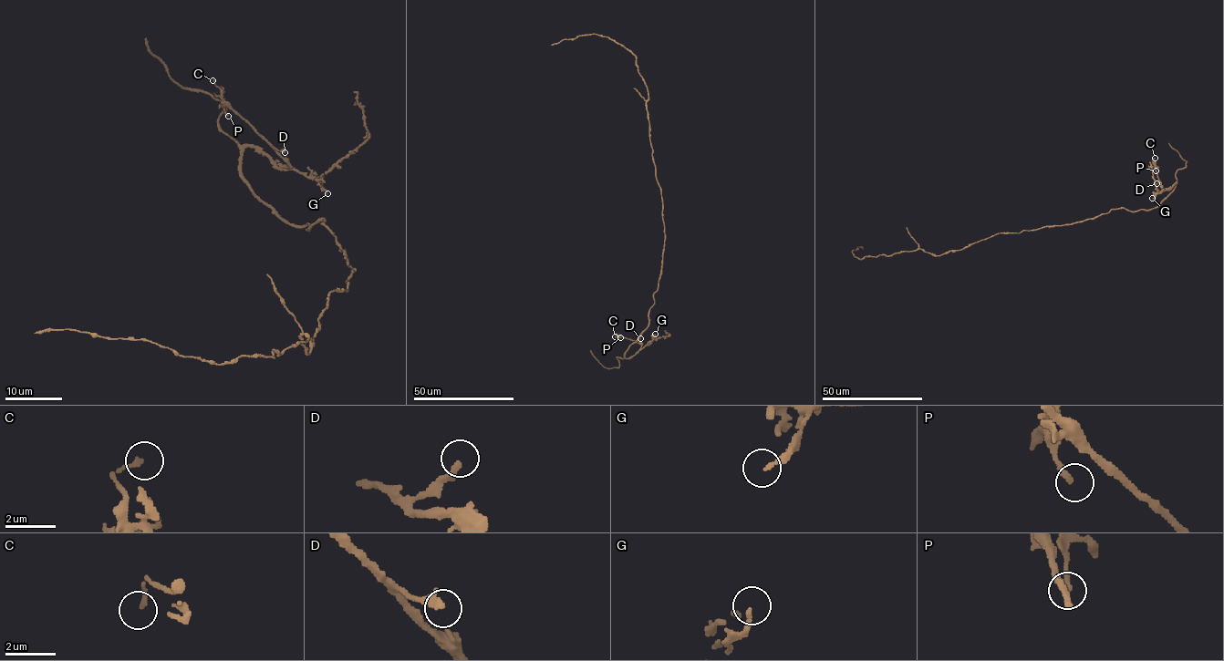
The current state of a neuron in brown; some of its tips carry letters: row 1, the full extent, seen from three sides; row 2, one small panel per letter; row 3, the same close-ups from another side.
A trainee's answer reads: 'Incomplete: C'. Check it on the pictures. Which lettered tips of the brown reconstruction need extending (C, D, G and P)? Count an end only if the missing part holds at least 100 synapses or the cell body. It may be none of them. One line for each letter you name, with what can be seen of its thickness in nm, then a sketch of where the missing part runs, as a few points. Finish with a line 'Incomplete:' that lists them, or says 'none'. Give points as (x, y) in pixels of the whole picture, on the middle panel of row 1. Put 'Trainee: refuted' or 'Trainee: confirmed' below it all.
Incomplete: none
Trainee: refuted

